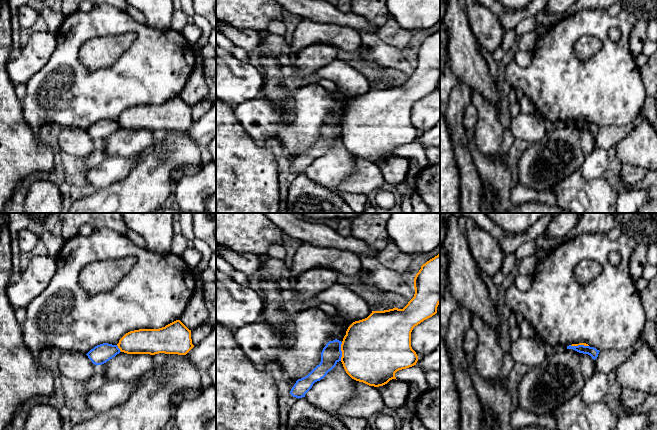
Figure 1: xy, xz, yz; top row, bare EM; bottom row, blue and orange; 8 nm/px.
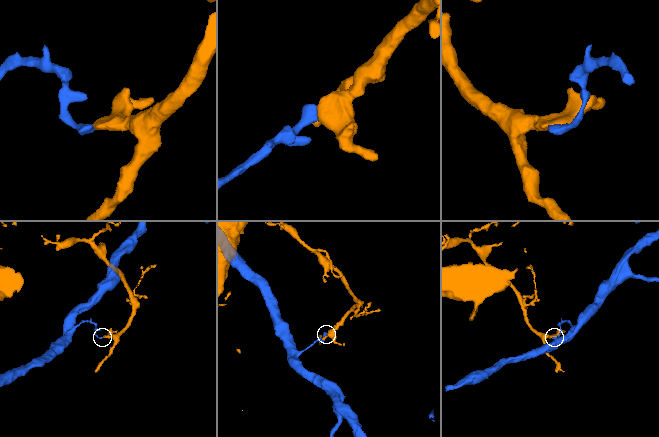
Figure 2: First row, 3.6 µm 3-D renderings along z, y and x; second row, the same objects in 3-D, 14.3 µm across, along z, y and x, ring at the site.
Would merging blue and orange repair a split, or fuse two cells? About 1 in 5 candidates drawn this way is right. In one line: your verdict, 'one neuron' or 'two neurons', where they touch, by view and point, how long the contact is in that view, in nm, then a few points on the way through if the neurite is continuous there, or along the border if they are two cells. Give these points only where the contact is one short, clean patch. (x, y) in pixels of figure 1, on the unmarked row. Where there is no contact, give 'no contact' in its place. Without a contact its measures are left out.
two neurons | xz (341, 127) | 150 nm | along xz (342, 118), (340, 136)

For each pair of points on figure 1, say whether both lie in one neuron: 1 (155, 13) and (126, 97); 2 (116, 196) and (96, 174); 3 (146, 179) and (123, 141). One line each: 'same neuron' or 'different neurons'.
1: different neurons
2: different neurons
3: different neurons

